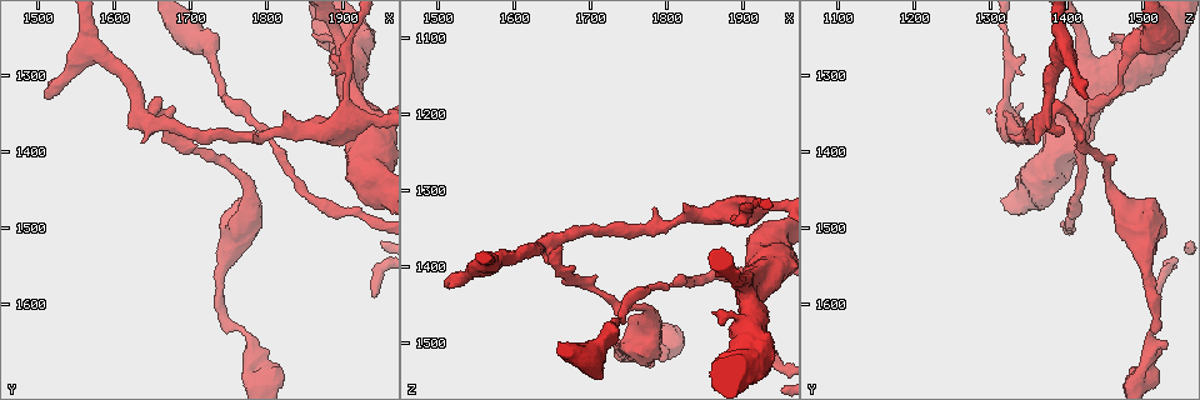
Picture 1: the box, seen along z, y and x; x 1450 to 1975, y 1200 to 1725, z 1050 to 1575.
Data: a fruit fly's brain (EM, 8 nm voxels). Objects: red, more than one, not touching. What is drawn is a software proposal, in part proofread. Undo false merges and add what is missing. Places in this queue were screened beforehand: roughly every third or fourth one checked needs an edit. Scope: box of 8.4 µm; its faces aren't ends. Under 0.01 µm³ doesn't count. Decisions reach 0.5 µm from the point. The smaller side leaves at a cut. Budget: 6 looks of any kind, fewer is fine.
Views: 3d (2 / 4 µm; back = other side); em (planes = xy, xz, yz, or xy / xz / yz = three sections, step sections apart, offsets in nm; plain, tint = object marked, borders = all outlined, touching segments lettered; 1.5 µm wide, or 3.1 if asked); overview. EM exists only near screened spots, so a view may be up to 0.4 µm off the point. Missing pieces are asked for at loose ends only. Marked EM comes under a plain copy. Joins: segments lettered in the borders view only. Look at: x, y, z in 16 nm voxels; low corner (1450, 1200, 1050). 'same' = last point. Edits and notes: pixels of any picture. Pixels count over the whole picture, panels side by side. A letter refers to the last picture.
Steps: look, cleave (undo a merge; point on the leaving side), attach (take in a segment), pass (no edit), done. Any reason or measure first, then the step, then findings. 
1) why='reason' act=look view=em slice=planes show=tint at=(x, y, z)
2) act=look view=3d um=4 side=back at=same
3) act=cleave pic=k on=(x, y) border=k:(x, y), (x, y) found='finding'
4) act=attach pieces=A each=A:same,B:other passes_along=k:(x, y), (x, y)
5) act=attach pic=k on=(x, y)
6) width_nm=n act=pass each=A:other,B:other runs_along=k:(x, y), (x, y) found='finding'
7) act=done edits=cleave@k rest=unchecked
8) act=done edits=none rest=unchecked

why='calibre changes' act=look view=3d um=4 at=(1740, 1310, 1470)

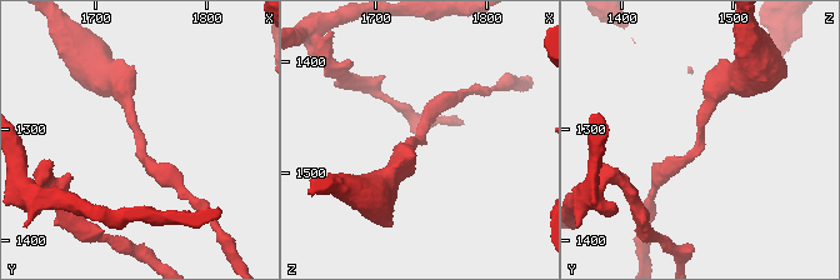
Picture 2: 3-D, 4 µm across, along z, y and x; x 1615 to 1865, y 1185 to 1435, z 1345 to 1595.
arm_widths_nm=220,340 act=look view=em slice=yz step=8 show=tint at=(1740, 1306, 1470)

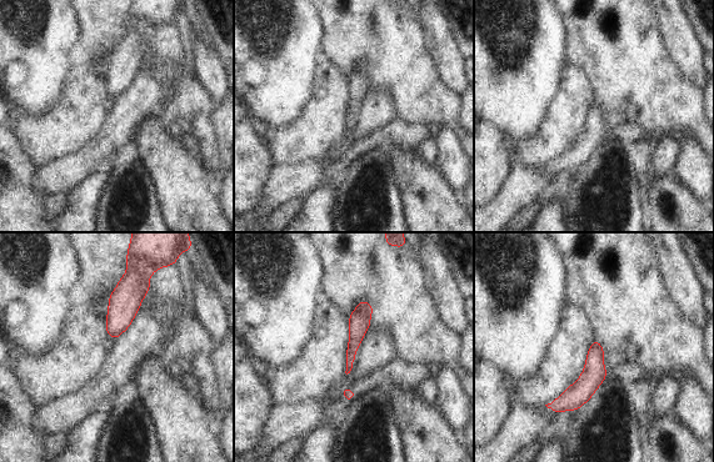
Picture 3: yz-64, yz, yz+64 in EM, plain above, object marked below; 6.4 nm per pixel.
why='cut it another way' act=look view=em slice=planes show=borders at=same

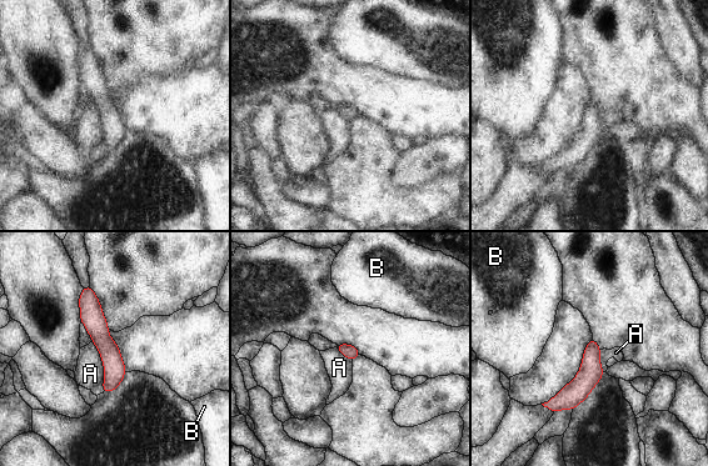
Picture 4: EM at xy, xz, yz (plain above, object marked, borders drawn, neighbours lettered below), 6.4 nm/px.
width_nm=90 act=pass each=A:other,B:other border=4:(91, 341), (104, 370), (103, 392) found='all the same neuron'

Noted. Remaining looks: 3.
why='branch stops here' act=look view=3d um=2 side=back at=(1820, 1350, 1315)

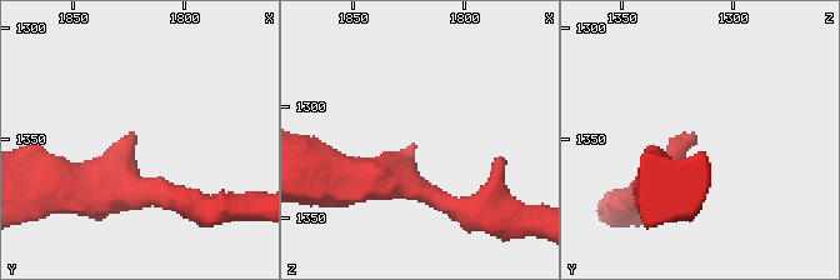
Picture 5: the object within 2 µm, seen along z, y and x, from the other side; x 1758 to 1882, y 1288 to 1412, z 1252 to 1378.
why='need the tissue' act=look view=em slice=xy step=4 show=borders at=(1821, 1348, 1320)

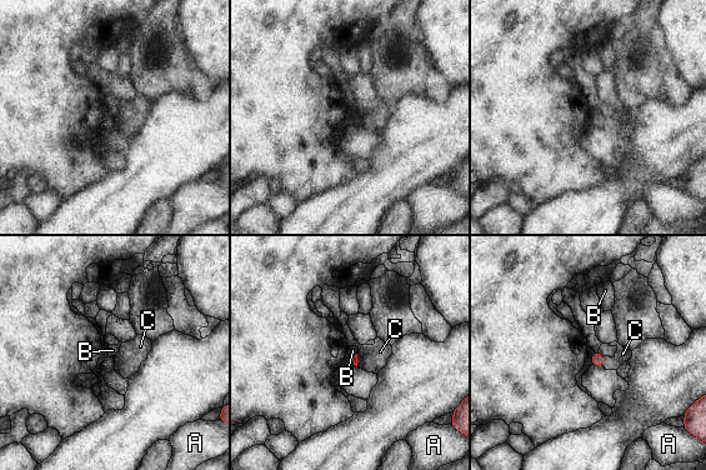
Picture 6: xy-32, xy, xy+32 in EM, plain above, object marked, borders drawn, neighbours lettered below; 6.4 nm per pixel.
why='another direction' act=look view=em slice=planes show=borders at=same

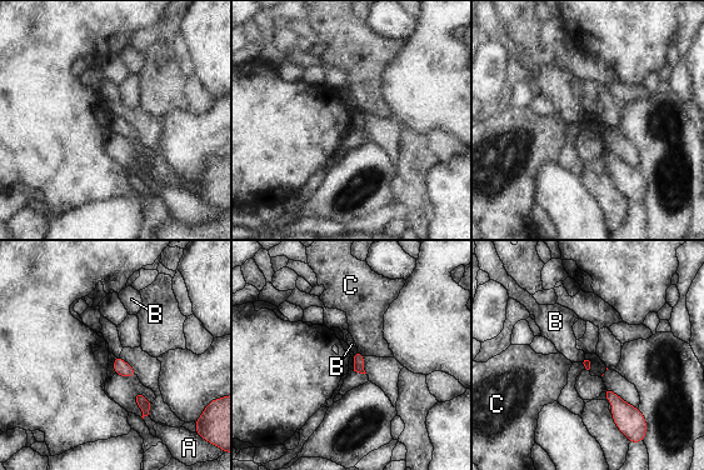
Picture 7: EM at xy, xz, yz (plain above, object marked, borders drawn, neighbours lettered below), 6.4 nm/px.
act=pass each=A:other,B:other,C:other found='no lettered segment goes on from it'

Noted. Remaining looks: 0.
act=done edits=none rest=unchecked

